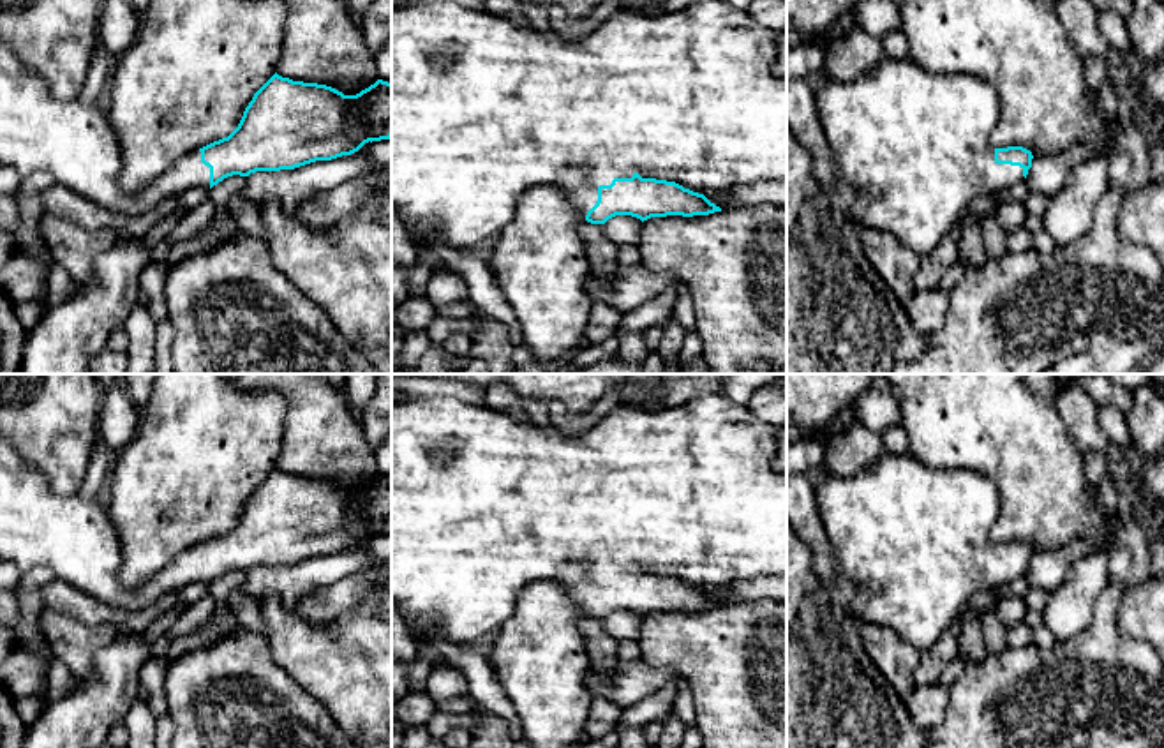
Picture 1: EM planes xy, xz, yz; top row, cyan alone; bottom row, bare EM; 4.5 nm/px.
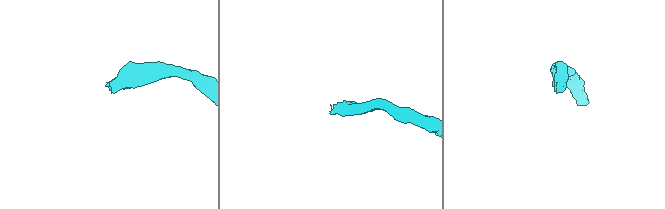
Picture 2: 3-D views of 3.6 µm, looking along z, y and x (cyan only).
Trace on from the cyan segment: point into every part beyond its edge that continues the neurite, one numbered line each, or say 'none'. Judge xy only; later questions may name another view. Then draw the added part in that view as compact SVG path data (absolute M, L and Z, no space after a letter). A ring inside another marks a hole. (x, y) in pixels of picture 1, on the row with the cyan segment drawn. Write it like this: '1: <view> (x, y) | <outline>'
1: xy (73, 142) | M0 42L0 168L12 168L23 178L48 173L63 185L111 213L138 215L168 198L178 198L192 187L210 189L210 168L194 150L180 157L145 191L127 194L120 187L122 152L106 113L106 99L83 104L56 101L46 81L18 55Z

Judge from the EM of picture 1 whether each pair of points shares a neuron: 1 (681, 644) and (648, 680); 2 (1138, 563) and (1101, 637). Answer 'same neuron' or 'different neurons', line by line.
1: different neurons
2: different neurons

